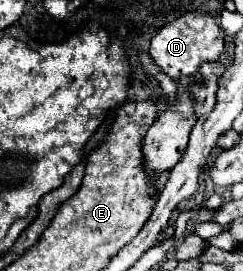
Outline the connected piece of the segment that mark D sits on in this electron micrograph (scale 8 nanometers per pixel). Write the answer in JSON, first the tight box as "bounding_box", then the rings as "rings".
{"bounding_box":[149,16,223,80],"rings":[[[181,16],[169,24],[165,24],[153,38],[151,38],[151,46],[149,46],[149,54],[155,60],[157,66],[161,66],[161,70],[171,76],[173,80],[181,78],[181,76],[193,76],[201,64],[205,62],[215,62],[219,58],[219,54],[223,52],[223,30],[221,26],[207,16],[205,18],[205,26],[201,30],[193,30],[189,28],[187,20]]]}

